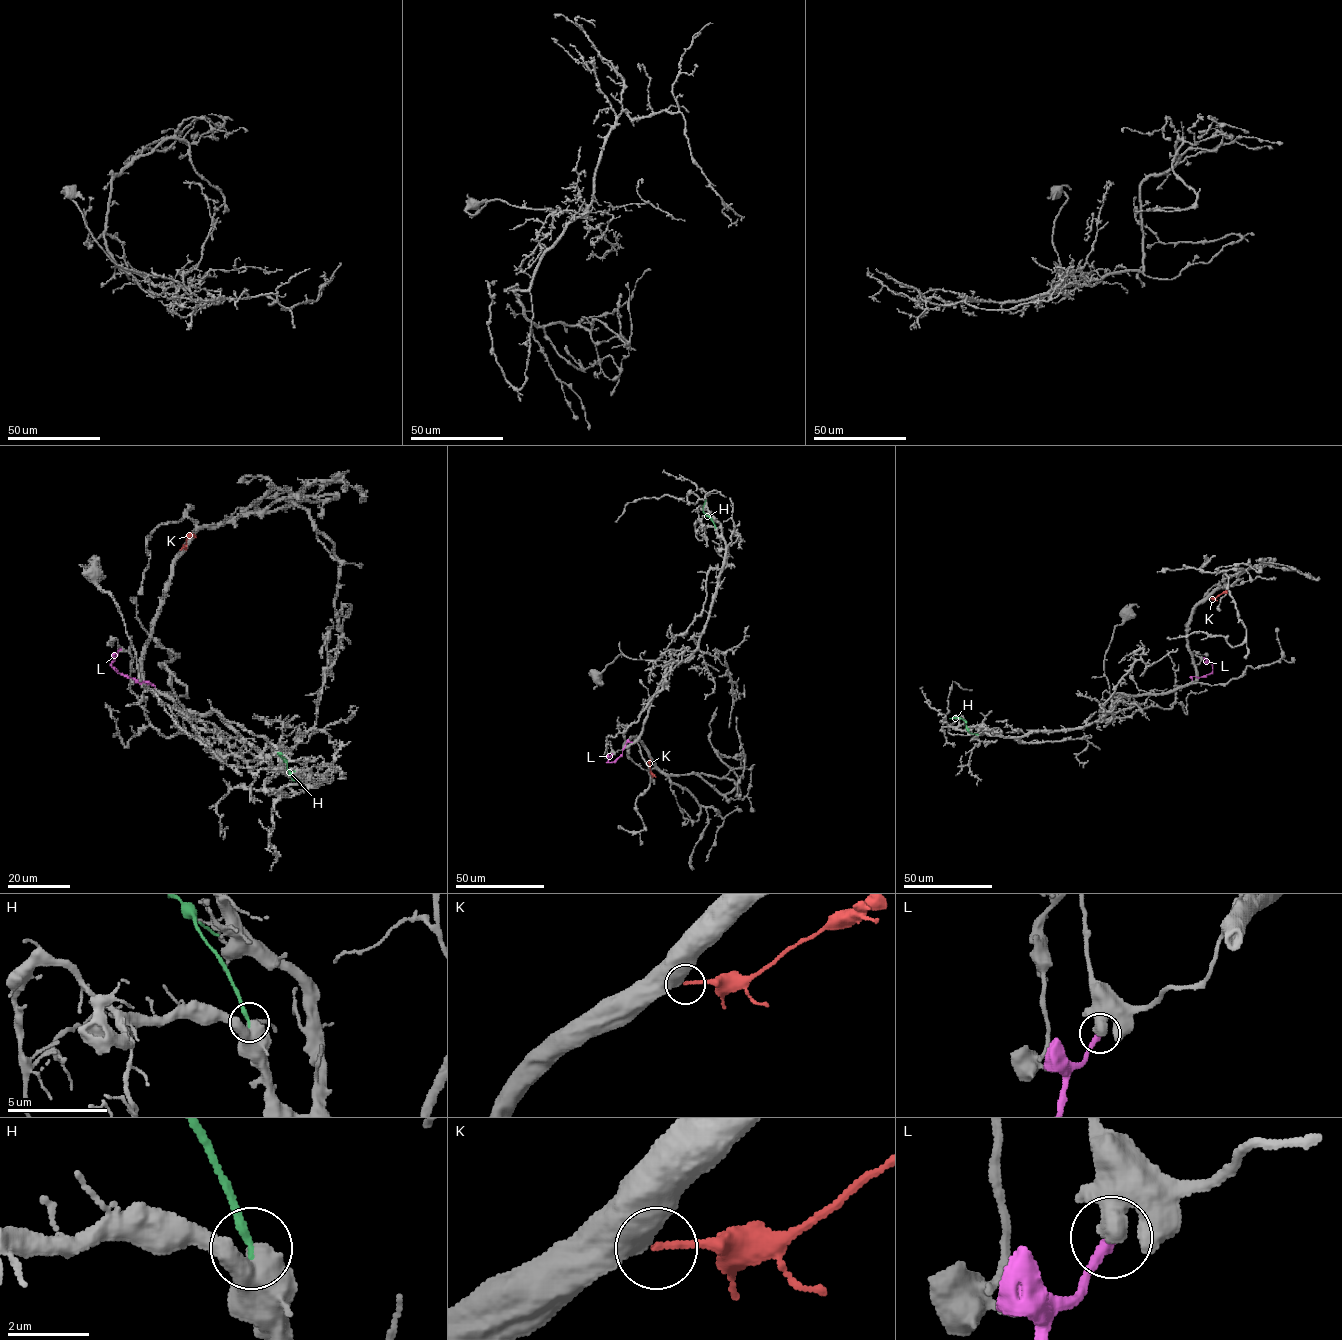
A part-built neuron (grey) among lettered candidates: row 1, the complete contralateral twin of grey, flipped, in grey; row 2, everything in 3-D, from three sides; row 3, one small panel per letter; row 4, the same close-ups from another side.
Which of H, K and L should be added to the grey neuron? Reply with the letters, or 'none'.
K

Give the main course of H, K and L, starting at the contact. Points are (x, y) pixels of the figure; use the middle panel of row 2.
H: (715, 527), (703, 511), (705, 500)
K: (650, 759), (650, 771), (655, 777)
L: (612, 754), (607, 762), (615, 761), (627, 743), (632, 742)

